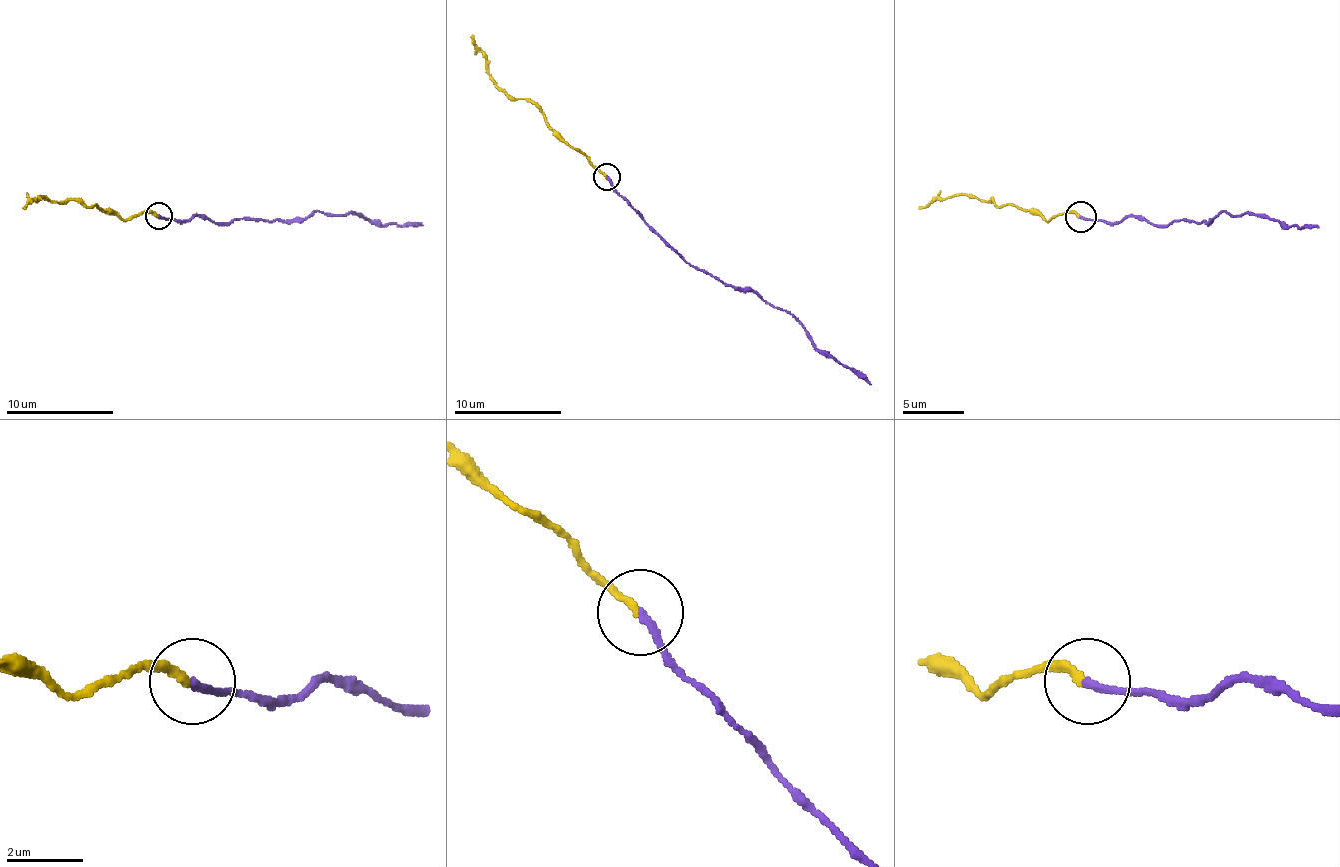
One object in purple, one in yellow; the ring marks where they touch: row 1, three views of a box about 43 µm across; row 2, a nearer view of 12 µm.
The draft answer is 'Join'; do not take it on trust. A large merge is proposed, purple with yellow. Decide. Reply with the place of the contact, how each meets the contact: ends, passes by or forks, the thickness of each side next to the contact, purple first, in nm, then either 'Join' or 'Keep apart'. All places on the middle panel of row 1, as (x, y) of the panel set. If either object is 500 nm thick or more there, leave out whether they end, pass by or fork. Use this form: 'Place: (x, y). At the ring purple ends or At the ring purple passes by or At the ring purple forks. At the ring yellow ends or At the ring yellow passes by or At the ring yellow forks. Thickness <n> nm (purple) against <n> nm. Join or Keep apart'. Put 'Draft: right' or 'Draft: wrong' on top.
Draft: wrong
Place: (607, 177). At the ring purple ends. At the ring yellow ends. Thickness 200 nm (purple) against 200 nm. Keep apart

